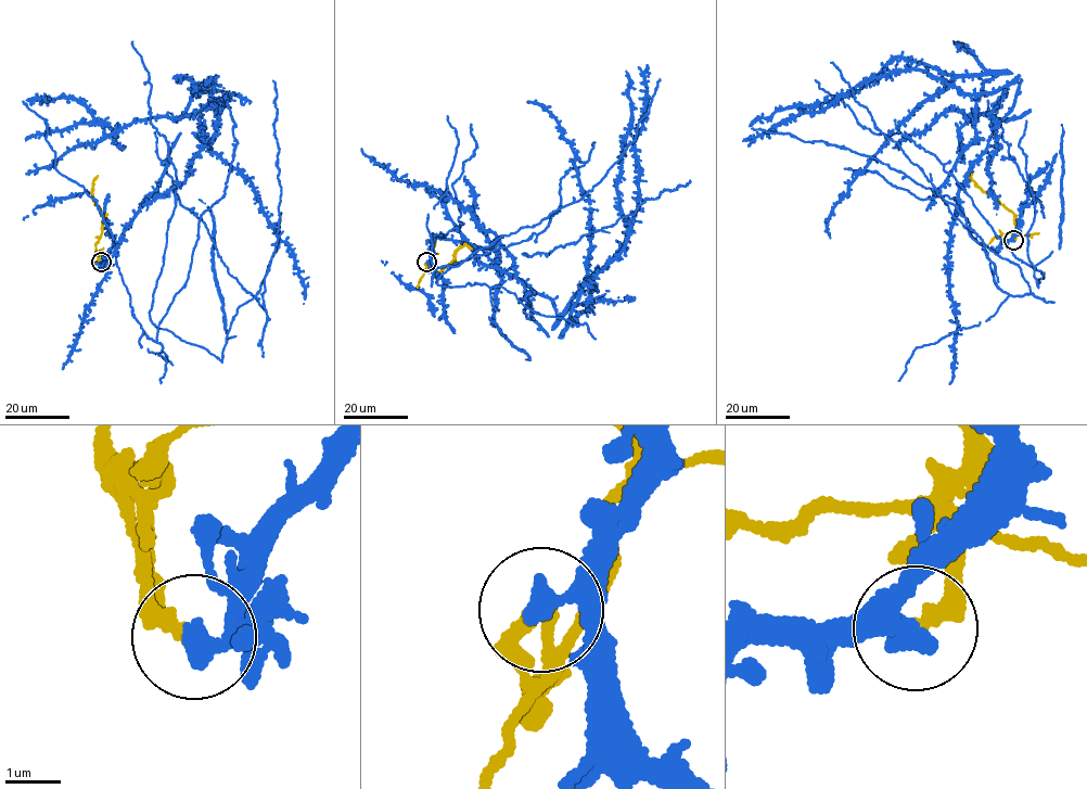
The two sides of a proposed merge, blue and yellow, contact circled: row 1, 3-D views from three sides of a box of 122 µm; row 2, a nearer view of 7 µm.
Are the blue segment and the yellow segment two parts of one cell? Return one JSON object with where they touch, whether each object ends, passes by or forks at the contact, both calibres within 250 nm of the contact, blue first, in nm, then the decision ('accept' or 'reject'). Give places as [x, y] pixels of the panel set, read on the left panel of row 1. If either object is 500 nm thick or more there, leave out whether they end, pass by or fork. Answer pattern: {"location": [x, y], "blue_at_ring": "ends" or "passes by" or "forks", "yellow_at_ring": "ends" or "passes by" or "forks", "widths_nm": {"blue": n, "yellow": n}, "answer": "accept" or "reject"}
{"location": [101, 262], "blue_at_ring": "ends", "yellow_at_ring": "ends", "widths_nm": {"blue": 440, "yellow": 200}, "answer": "reject"}

